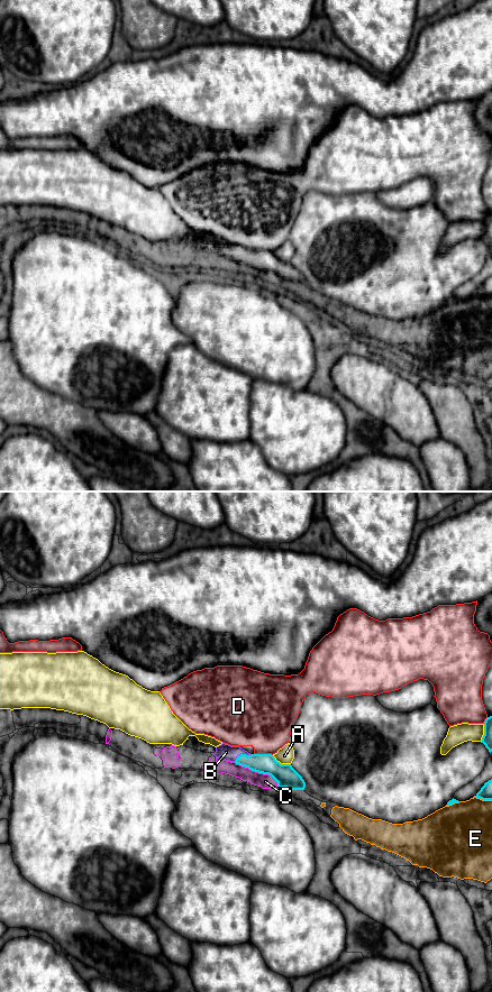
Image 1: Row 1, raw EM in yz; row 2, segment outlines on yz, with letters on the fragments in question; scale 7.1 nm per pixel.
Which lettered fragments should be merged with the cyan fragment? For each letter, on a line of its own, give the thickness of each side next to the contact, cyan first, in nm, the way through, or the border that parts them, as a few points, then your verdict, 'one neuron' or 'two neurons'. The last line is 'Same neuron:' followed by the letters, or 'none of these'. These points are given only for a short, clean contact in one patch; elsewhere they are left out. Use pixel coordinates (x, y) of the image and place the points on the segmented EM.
A: 160/120 nm | two neurons
B: 140/110 nm | across yz (263, 763), (249, 761), (242, 754), (226, 752) | one neuron
C: 160/110 nm | along yz (235, 761), (252, 770), (267, 773), (278, 786) | two neurons
D: 160/420 nm | two neurons
E: 100/400 nm | two neurons
Same neuron: B

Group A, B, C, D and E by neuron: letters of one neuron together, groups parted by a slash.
A / B / C E / D

